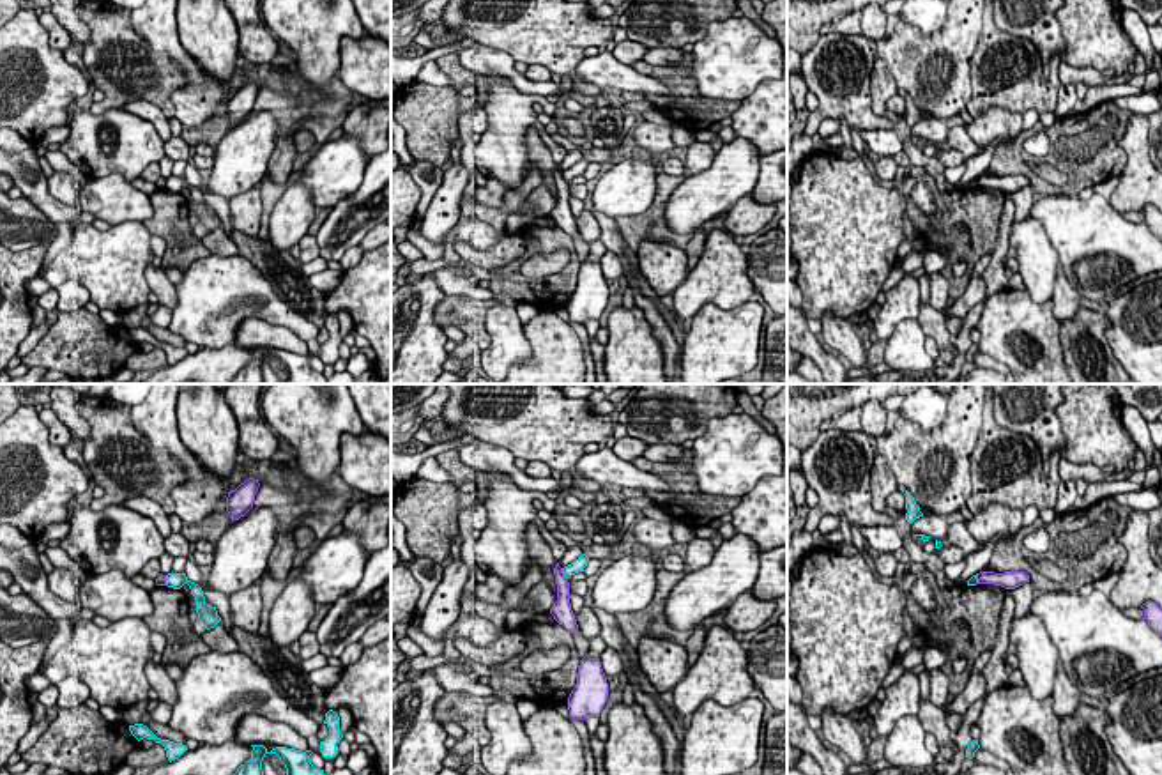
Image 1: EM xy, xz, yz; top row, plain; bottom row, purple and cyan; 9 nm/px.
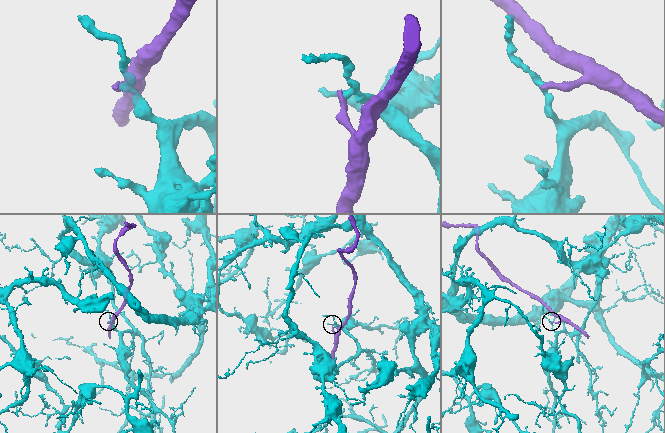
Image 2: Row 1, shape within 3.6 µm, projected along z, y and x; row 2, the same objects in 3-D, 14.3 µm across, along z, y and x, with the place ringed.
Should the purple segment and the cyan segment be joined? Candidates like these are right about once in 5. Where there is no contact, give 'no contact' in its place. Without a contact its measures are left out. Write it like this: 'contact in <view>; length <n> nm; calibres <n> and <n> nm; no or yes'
contact in xz; length 120 nm; calibres 130 and 120 nm; no

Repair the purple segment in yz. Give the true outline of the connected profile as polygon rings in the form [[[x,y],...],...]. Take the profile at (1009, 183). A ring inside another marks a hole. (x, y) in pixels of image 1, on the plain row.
[[[980,175],[976,177],[976,182],[978,188],[994,188],[1005,193],[1015,193],[1024,186],[1029,186],[1029,179],[1026,175],[1005,175],[1005,177]]]

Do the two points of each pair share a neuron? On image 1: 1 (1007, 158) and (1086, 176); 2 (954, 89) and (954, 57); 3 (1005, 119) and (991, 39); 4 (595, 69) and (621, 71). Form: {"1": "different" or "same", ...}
{"1": "same", "2": "same", "3": "different", "4": "same"}

